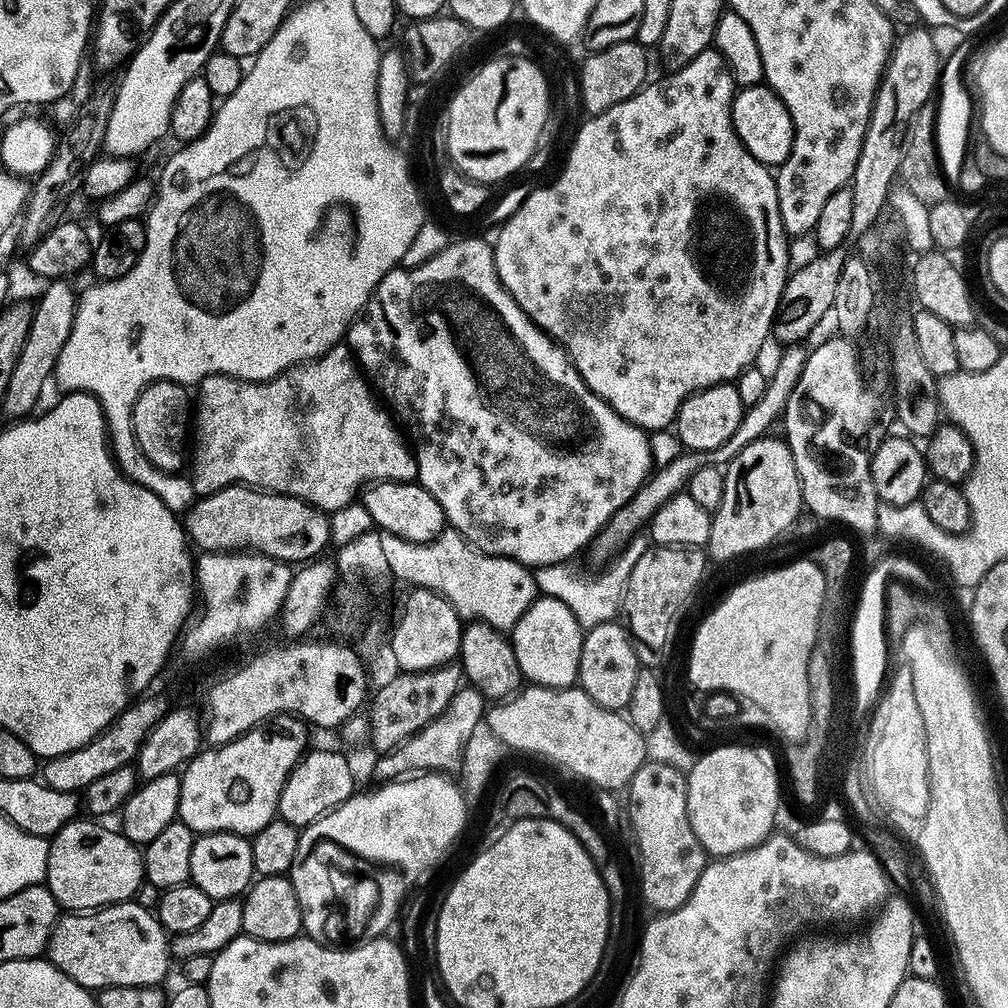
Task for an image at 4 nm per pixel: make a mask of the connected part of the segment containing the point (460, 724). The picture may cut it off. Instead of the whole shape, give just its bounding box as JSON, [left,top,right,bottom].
[376,686,486,782]

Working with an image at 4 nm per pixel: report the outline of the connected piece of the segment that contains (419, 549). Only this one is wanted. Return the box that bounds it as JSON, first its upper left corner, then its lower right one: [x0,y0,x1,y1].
[381,529,539,633]

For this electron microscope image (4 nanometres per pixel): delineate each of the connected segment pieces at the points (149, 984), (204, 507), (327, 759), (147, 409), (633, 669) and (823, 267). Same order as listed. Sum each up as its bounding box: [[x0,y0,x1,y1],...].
[[50,902,174,990],[186,484,332,566],[278,751,357,830],[132,380,194,474],[578,623,641,713],[773,245,852,347]]

